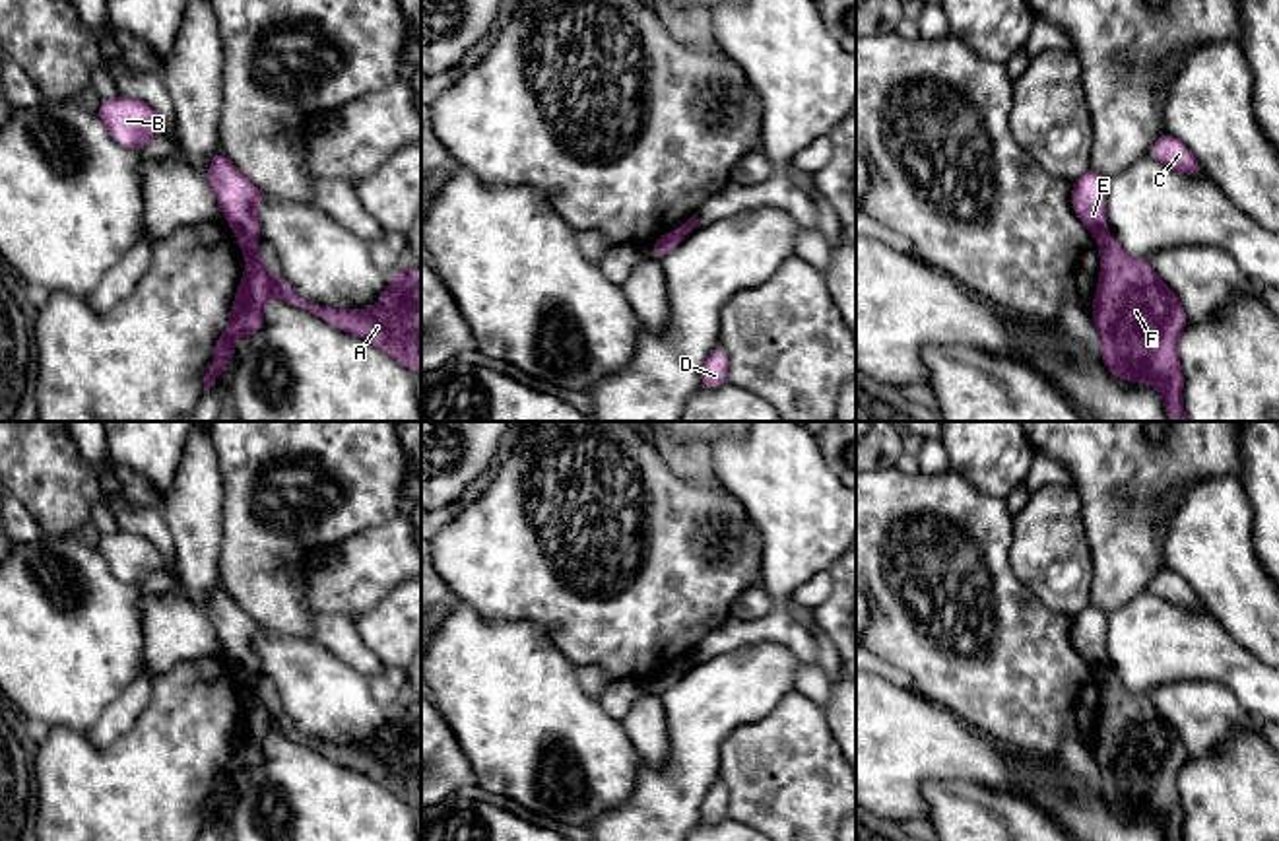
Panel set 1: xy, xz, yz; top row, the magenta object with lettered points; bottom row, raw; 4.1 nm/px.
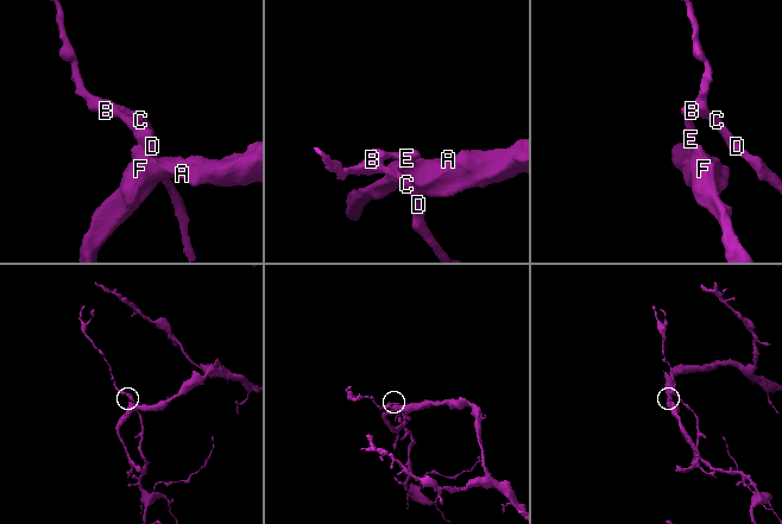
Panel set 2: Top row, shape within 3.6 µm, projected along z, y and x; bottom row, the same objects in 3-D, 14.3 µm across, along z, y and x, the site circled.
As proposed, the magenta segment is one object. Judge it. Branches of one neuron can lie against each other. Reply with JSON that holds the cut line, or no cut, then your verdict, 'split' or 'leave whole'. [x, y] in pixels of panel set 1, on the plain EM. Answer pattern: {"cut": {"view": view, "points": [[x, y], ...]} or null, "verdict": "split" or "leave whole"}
{"cut": {"view": "xy", "points": [[241, 672], [257, 678]]}, "verdict": "split"}

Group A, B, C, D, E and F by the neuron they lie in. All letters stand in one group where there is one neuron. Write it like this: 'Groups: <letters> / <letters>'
Groups: A F / B C D E

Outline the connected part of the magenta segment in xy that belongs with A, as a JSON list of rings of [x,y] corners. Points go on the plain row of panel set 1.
[[[239,674],[237,684],[248,691],[227,763],[215,777],[215,791],[204,812],[204,825],[223,810],[225,798],[239,792],[243,783],[231,785],[235,773],[250,773],[264,761],[264,740],[272,730],[303,744],[324,757],[365,773],[390,789],[408,806],[421,804],[421,707],[406,701],[390,711],[388,721],[371,746],[332,744],[305,736],[283,713],[274,713],[262,699],[258,678]]]

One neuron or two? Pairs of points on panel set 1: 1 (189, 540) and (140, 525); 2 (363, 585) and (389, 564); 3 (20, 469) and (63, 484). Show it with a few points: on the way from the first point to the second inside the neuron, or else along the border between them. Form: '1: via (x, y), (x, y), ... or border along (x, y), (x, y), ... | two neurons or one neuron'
1: border along (158, 507), (173, 542), (175, 573), (179, 579) | two neurons
2: via (369, 579), (383, 566) | one neuron
3: via (30, 469), (41, 469), (53, 480) | one neuron

